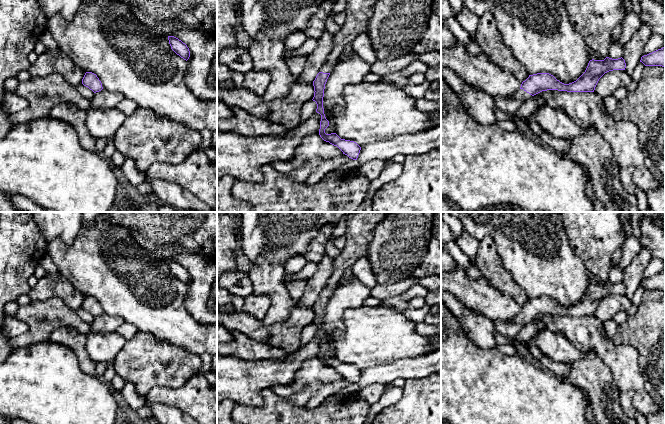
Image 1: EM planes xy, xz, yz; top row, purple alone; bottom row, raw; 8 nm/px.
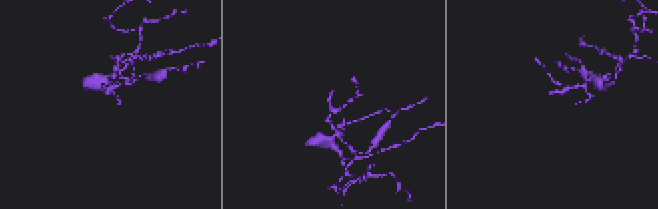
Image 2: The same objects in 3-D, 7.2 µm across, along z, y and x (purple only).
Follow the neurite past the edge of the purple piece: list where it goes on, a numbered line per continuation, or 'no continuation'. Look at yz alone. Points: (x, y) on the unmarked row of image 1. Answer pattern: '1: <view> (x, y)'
1: yz (509, 328)

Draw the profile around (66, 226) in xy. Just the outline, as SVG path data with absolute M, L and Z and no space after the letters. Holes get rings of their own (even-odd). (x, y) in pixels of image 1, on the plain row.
M33 212L33 219L47 244L61 239L71 246L82 227L82 212Z

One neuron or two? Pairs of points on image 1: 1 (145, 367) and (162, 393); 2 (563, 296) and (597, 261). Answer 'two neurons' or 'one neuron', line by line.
1: two neurons
2: two neurons

